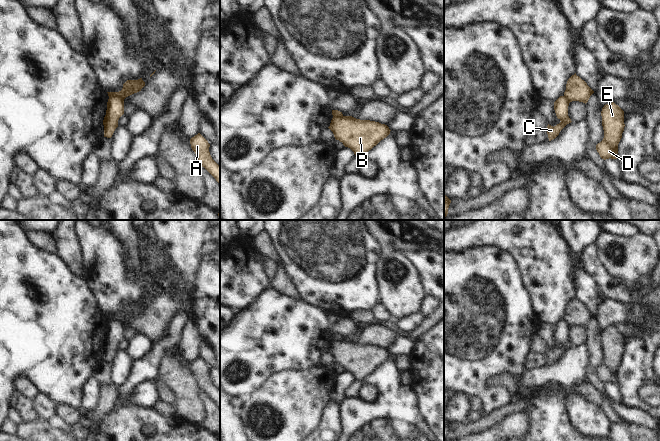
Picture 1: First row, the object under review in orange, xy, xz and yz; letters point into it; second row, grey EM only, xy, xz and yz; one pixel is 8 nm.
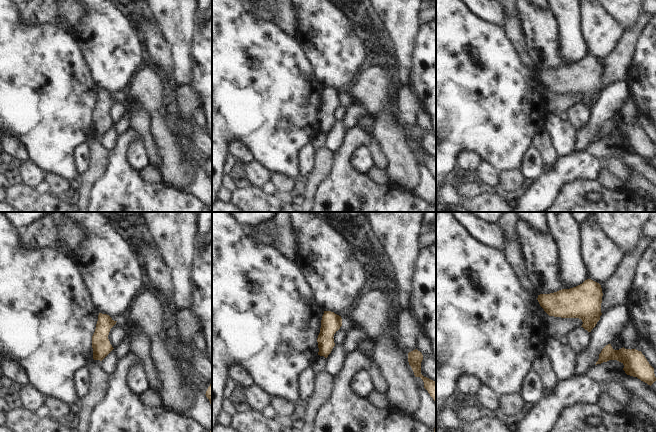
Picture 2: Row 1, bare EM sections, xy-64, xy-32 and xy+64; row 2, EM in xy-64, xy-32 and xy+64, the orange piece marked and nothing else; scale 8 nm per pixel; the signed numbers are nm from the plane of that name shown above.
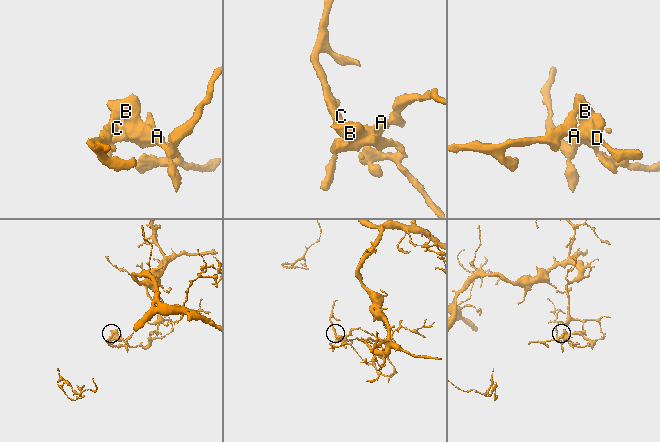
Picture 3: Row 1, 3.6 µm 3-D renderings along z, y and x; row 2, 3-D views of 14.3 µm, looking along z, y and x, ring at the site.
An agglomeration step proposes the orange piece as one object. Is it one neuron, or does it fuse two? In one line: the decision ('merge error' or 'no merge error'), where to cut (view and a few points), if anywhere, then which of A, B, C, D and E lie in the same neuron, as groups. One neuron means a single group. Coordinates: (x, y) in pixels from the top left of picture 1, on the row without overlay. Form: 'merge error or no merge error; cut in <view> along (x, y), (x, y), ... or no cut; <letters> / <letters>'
merge error; cut in xy along (109, 320), (119, 320), (123, 323); A B D E / C

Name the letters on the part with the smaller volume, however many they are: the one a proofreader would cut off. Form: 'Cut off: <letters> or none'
Cut off: C

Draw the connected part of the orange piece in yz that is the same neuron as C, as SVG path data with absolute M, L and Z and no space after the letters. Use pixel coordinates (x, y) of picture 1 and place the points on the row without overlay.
M560 320L554 326L554 334L555 334L556 340L561 346L554 351L548 348L546 355L548 358L549 365L555 363L559 359L560 355L567 348L572 346L568 340L568 330L569 330L569 326L566 324L564 320Z

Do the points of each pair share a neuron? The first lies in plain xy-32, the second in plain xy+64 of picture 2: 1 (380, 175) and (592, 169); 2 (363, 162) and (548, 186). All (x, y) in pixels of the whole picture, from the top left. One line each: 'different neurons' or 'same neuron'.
1: different neurons
2: same neuron

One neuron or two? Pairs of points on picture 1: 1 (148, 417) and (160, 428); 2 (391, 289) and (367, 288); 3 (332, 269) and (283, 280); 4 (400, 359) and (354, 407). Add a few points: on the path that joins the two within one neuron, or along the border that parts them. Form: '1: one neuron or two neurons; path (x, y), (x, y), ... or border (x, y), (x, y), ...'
1: one neuron; path (151, 420), (157, 426)
2: two neurons; border (375, 265), (377, 295), (380, 302)
3: two neurons; border (278, 258), (300, 298)
4: two neurons; border (390, 357), (400, 371)

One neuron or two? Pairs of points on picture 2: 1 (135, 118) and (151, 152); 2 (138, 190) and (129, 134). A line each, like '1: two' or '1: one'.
1: one
2: one

